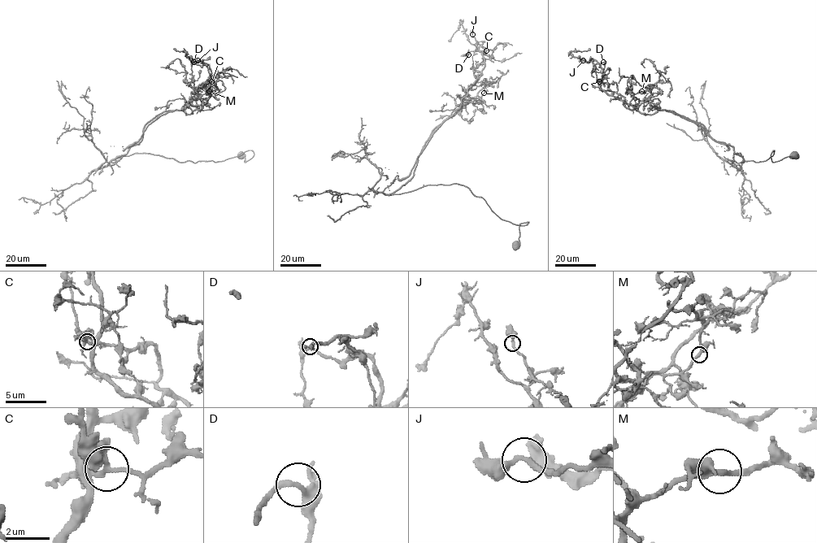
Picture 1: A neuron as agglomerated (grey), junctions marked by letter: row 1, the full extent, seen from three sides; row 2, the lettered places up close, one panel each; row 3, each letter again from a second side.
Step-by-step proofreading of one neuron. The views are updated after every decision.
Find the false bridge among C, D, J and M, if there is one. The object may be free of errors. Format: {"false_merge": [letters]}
{"false_merge": ["C"]}

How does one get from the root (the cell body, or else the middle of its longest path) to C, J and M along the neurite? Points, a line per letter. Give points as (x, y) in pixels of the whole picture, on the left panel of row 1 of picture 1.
C: (241, 155), (245, 162), (254, 153), (216, 162), (118, 157), (157, 118), (189, 102), (203, 105), (211, 82)
J: (241, 155), (245, 162), (254, 153), (216, 162), (118, 157), (157, 118), (210, 97), (208, 68), (197, 60)
M: (241, 155), (245, 162), (254, 153), (216, 162), (118, 157), (157, 118), (183, 110), (197, 89), (209, 91)

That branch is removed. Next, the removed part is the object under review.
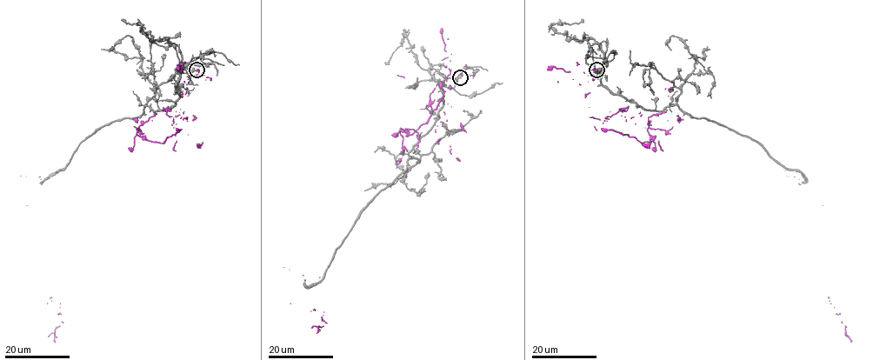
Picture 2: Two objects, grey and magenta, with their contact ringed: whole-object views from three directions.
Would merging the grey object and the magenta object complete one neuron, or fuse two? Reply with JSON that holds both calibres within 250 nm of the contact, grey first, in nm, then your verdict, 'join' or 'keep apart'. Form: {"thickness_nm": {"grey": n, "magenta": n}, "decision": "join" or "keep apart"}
{"thickness_nm": {"grey": 260, "magenta": 130}, "decision": "keep apart"}

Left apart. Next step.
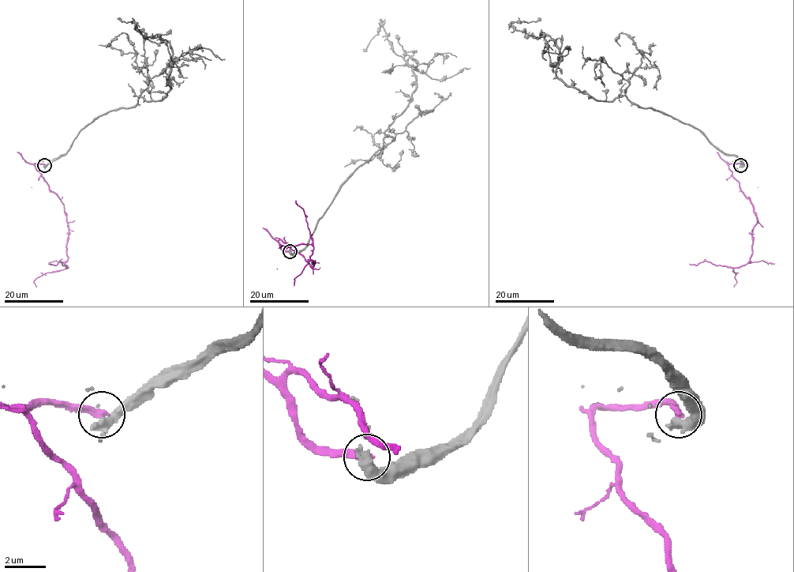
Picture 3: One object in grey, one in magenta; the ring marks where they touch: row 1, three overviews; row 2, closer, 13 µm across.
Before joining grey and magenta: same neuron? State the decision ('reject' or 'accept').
reject

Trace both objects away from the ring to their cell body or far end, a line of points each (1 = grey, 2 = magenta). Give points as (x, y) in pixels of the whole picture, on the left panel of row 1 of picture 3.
1: (45, 165), (93, 119), (132, 108), (139, 95), (159, 101), (170, 90), (166, 43), (117, 19)
2: (45, 165), (33, 163), (64, 205), (69, 225), (68, 267), (60, 261), (50, 263)

